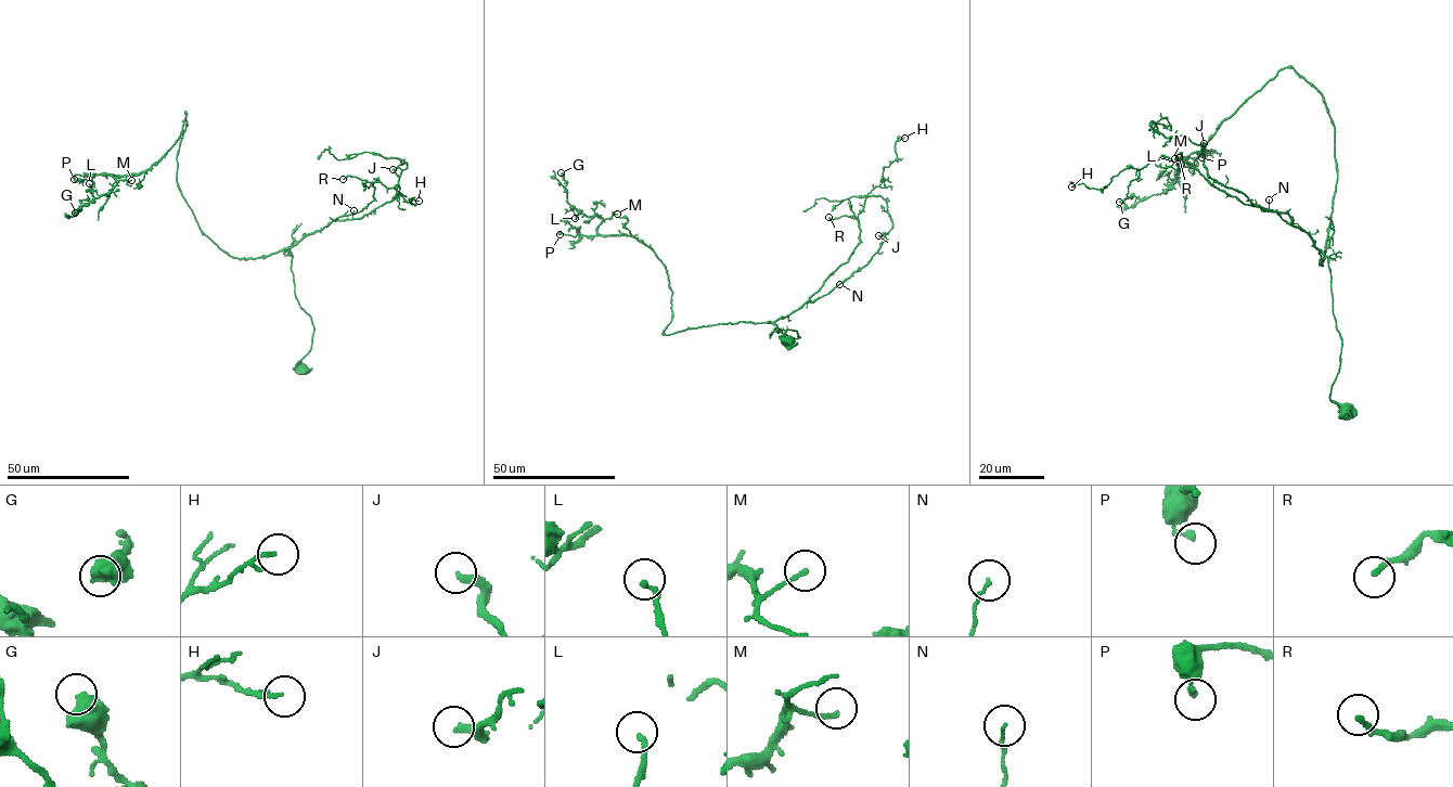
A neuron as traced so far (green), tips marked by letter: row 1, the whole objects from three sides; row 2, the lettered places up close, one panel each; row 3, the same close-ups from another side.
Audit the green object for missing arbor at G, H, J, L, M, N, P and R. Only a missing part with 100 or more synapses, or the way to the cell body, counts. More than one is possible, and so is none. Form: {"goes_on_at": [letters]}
{"goes_on_at": []}

